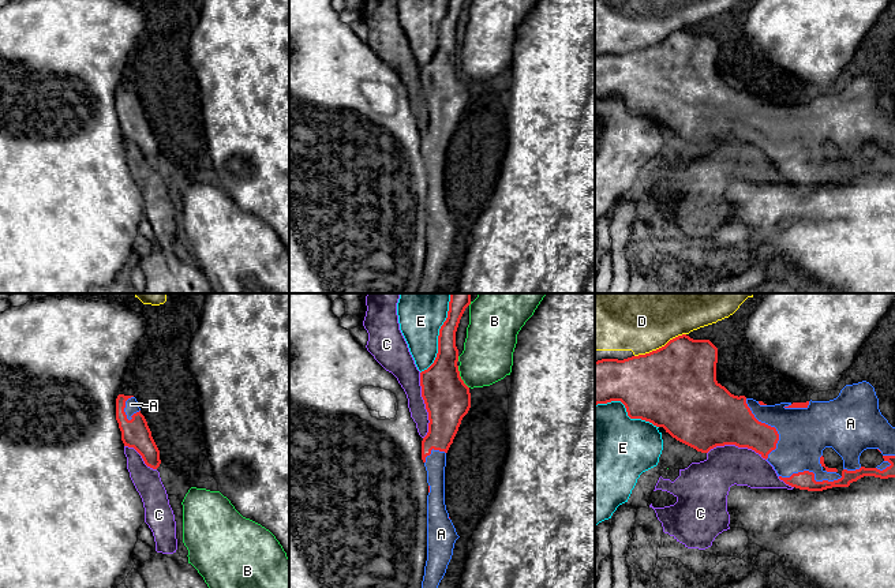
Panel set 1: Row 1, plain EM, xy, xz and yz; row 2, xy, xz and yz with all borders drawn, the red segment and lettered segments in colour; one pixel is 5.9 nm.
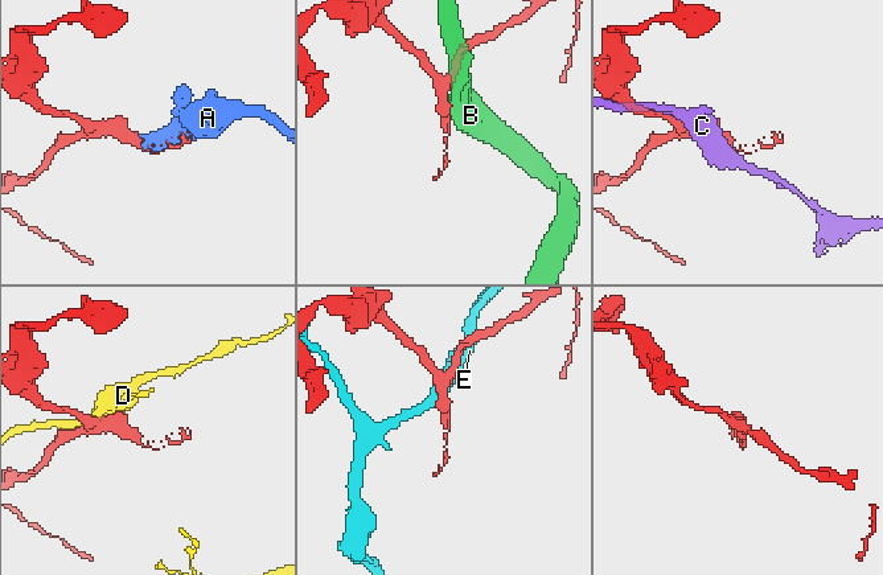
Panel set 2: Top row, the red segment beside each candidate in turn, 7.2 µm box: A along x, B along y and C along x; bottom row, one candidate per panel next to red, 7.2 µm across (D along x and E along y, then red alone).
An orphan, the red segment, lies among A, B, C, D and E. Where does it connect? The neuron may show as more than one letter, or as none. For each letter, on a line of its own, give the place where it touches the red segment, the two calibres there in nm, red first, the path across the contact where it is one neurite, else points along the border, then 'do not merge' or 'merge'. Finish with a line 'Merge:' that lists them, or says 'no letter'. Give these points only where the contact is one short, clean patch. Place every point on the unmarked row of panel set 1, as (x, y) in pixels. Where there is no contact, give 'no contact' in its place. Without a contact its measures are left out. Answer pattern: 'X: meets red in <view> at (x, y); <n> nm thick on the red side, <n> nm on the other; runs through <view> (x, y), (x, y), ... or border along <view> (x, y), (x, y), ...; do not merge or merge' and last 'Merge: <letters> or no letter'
A: meets red in yz at (770, 120); 280 nm thick on the red side, 300 nm on the other; merge
B: meets red in xz at (460, 71); 280 nm thick on the red side, 300 nm on the other; do not merge
C: meets red in xz at (426, 100); 280 nm thick on the red side, 140 nm on the other; do not merge
D: meets red in yz at (659, 42); 480 nm thick on the red side, 280 nm on the other; do not merge
E: meets red in yz at (626, 105); 440 nm thick on the red side, 460 nm on the other; do not merge
Merge: A

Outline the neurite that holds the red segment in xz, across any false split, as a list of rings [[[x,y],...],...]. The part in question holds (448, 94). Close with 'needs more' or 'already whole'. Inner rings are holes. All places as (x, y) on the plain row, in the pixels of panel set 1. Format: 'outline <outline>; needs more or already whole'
outline [[[449,0],[448,12],[439,23],[437,52],[420,67],[422,91],[430,117],[422,135],[428,177],[427,255],[417,293],[438,293],[438,280],[460,232],[445,199],[445,161],[446,147],[471,102],[471,87],[460,71],[456,41],[456,26],[467,1]]]; needs more

